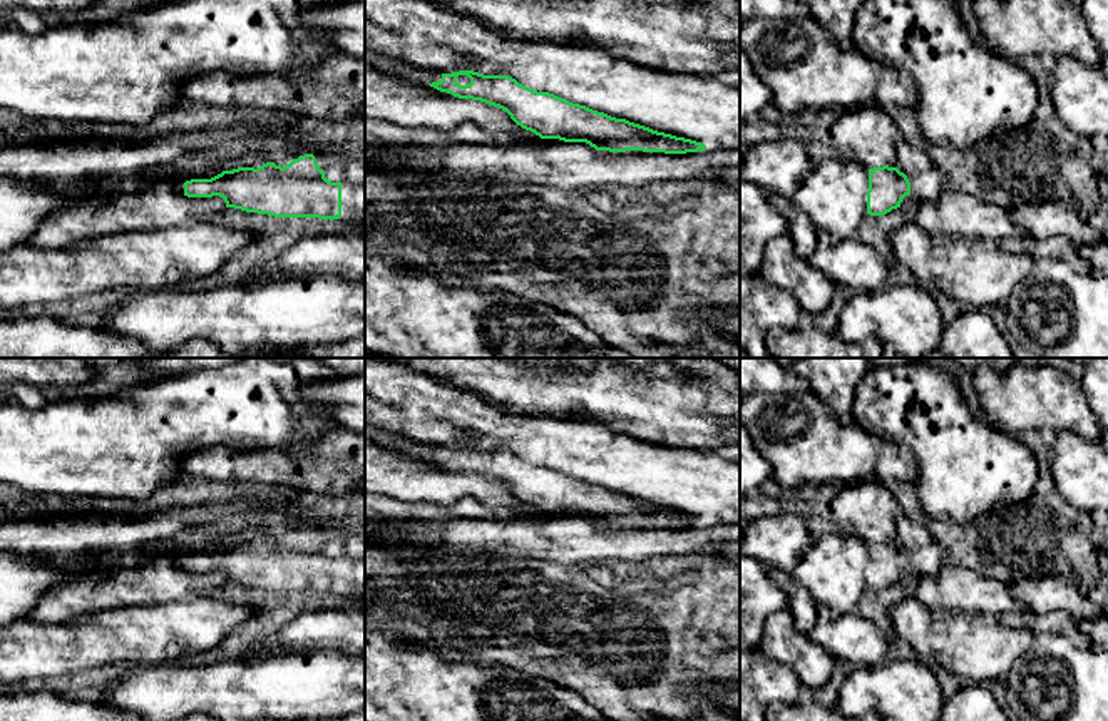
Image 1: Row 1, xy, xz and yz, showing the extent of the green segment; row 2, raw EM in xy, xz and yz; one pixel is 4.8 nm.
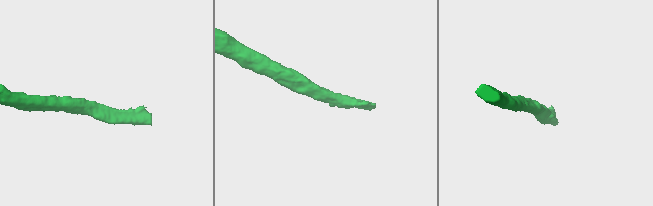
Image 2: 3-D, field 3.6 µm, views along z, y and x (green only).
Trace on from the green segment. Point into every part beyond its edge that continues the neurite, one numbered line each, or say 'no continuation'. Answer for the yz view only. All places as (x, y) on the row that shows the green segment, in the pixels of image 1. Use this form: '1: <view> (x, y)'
no continuation

